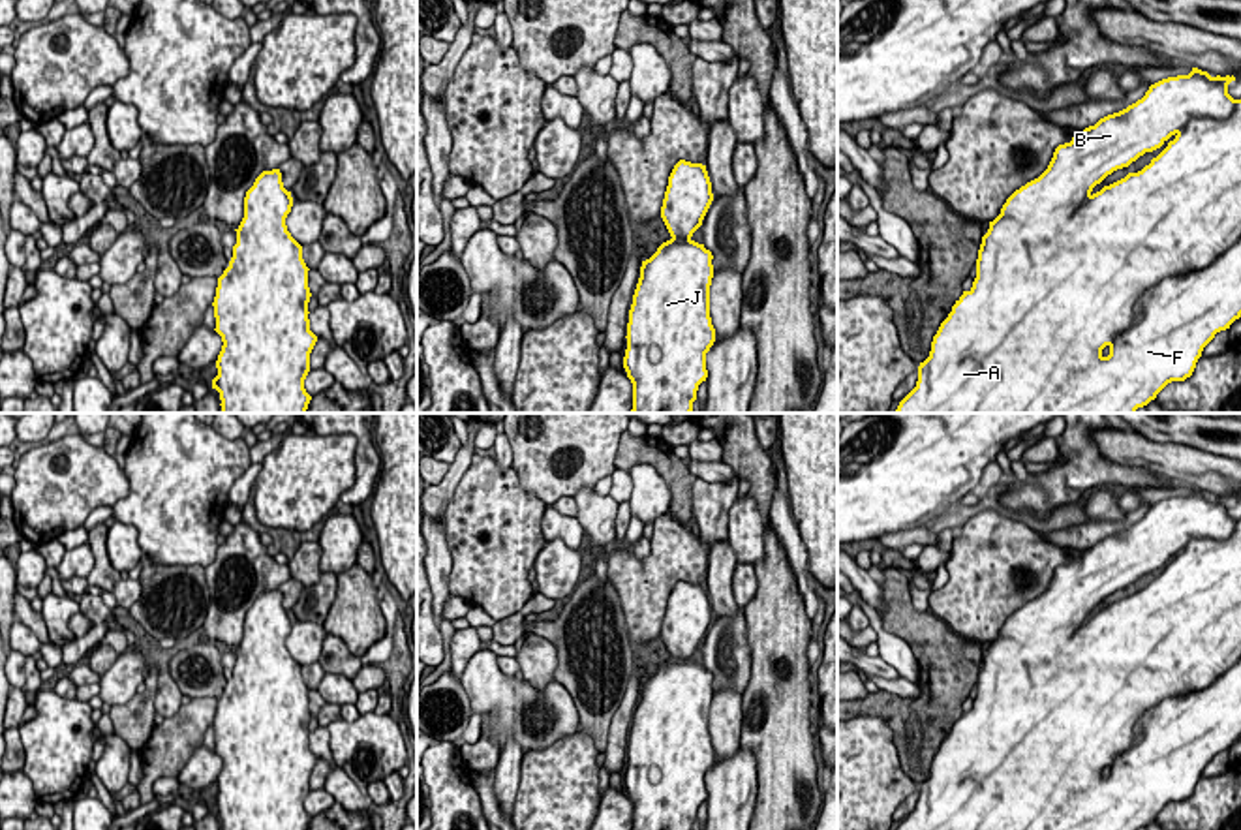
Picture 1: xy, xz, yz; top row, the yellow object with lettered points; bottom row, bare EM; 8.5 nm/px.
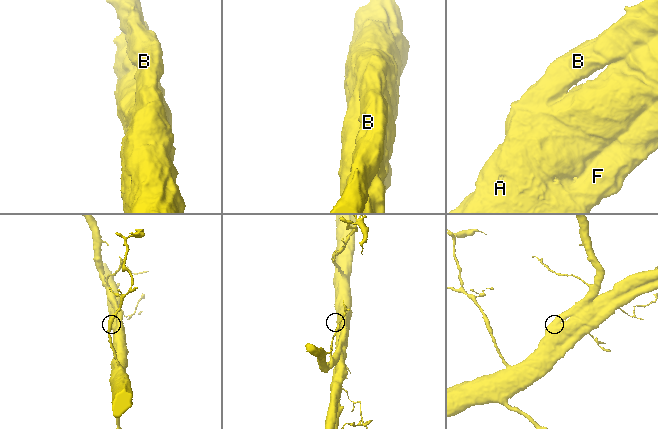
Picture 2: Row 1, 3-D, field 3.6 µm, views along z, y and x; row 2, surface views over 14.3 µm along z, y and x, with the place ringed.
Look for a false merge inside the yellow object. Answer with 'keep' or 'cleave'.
keep

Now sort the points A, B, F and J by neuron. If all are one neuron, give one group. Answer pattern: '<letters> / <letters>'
A B F J

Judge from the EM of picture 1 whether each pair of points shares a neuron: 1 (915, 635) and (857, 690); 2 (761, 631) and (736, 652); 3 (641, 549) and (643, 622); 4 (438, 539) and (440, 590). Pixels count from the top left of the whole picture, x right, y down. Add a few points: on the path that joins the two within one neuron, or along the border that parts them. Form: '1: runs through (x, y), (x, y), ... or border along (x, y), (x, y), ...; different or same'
1: border along (868, 693), (857, 699); different
2: border along (742, 609), (750, 648), (748, 686); different
3: border along (650, 541), (650, 553), (639, 560); different
4: runs through (438, 553), (438, 577); same

